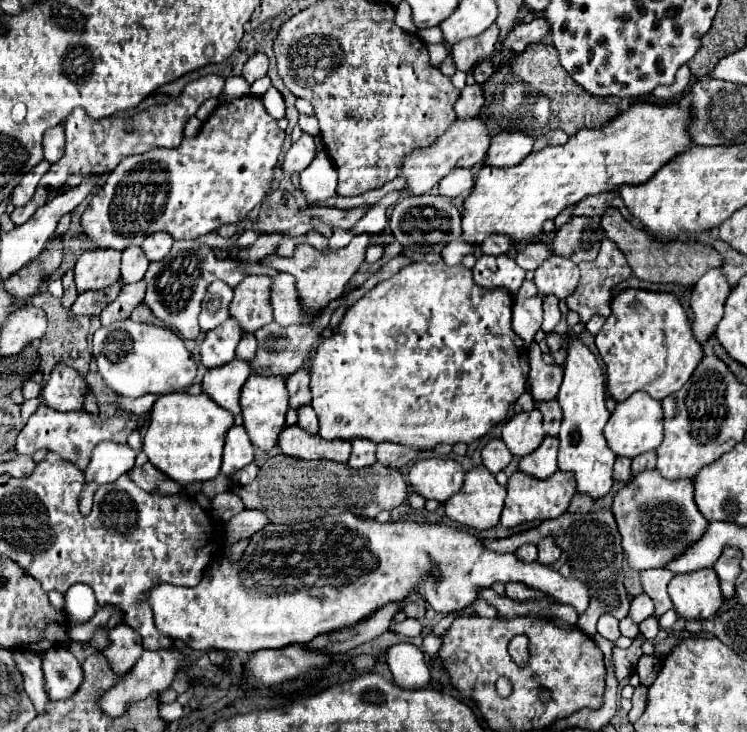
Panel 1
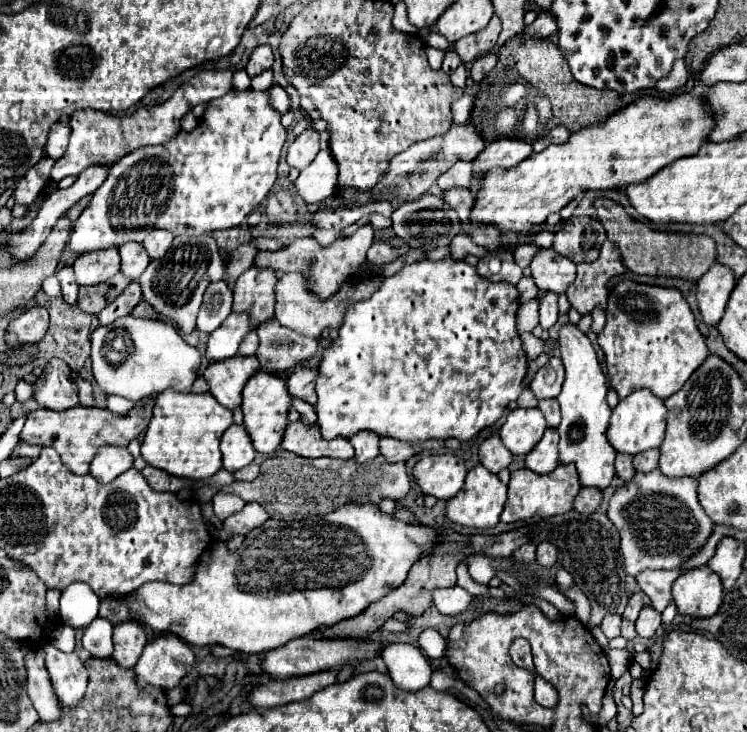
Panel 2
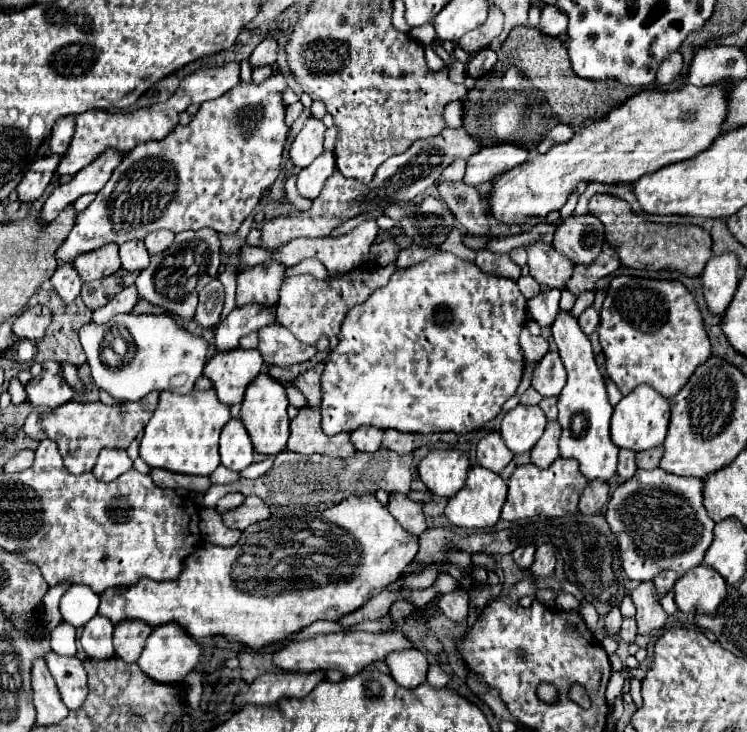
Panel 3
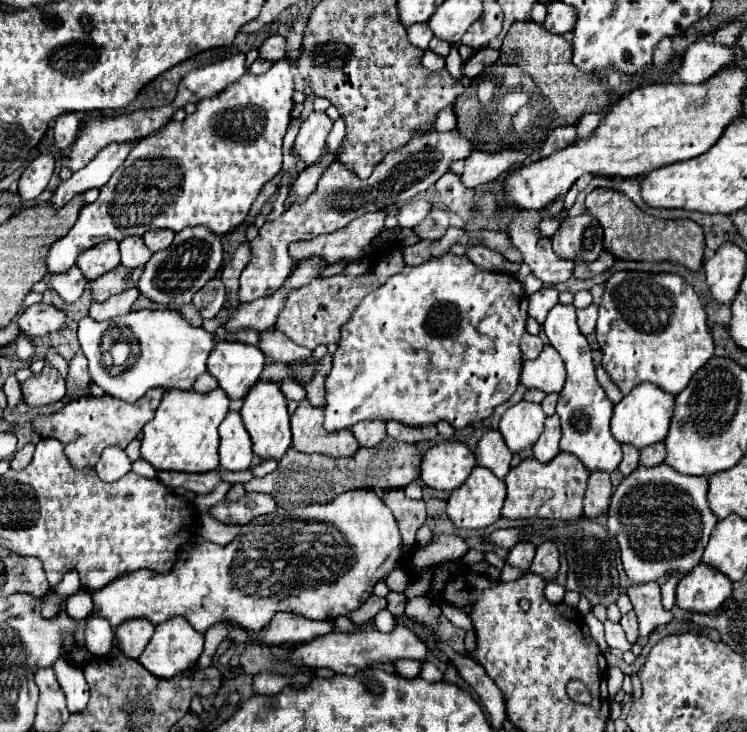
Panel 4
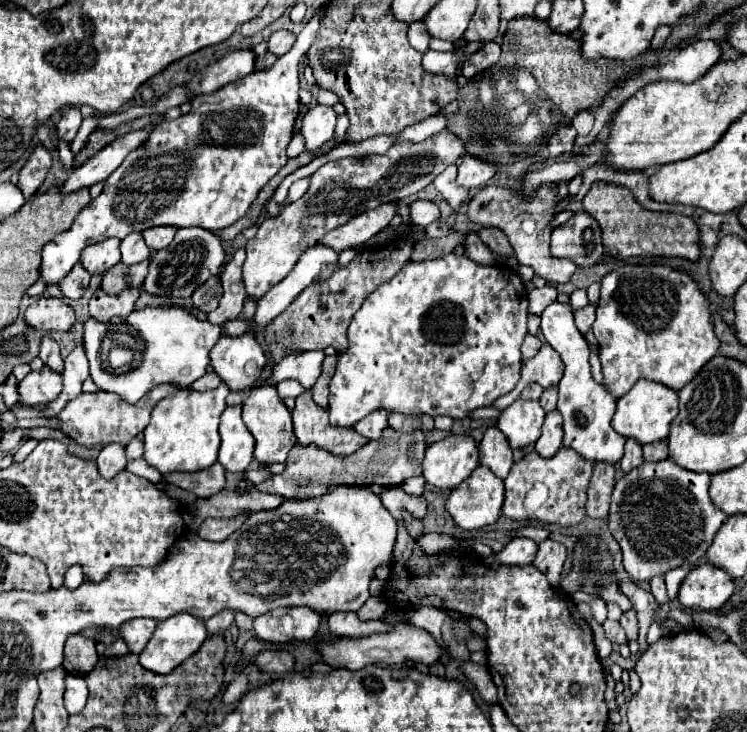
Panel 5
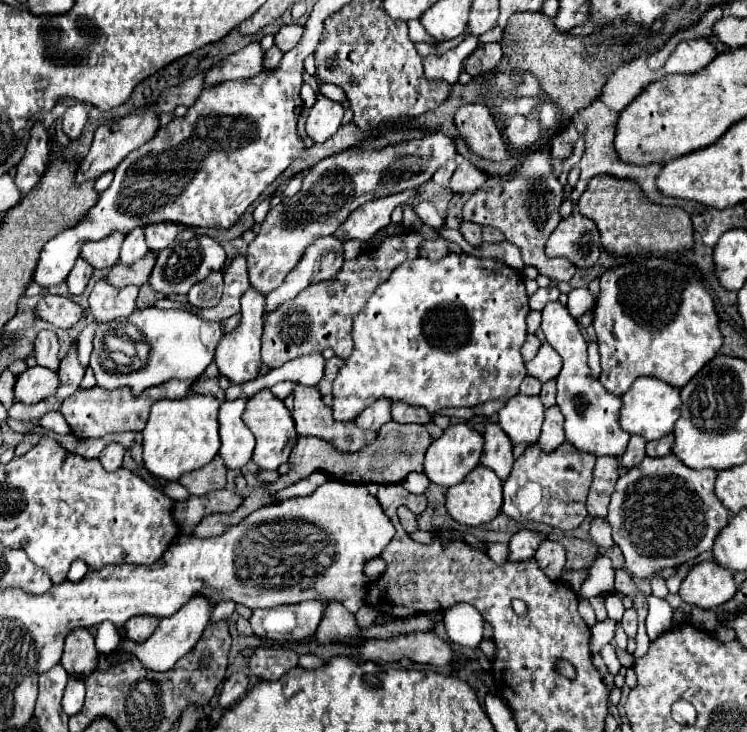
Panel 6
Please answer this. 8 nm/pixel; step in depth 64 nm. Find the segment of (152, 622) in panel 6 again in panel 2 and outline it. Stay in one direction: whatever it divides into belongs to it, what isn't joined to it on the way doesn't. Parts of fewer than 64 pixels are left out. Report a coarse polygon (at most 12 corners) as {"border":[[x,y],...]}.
{"border":[[138,622],[114,626],[110,658],[132,668],[146,646]]}

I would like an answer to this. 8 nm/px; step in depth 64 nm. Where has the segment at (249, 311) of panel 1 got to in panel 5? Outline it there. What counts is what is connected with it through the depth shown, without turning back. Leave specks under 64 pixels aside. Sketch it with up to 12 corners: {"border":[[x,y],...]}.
{"border":[[444,130],[342,158],[248,240],[246,296],[304,248],[384,202],[418,194],[464,154]]}

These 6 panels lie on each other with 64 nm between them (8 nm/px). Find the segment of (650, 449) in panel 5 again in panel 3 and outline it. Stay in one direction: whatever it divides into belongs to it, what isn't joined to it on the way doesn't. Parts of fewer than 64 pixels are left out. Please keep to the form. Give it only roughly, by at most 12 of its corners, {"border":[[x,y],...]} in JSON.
{"border":[[662,446],[636,454],[636,466],[652,470],[660,464]]}

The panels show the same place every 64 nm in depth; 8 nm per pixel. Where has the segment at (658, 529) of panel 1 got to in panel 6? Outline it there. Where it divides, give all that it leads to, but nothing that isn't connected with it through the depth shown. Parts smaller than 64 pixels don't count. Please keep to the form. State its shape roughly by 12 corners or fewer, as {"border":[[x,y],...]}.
{"border":[[672,454],[618,478],[606,522],[632,576],[712,550],[716,472]]}

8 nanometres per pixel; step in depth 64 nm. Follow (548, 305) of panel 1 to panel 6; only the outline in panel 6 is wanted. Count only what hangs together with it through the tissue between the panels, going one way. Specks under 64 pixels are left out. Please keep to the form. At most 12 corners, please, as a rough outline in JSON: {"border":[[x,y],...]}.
{"border":[[556,286],[538,288],[530,296],[530,310],[542,310],[558,300]]}

